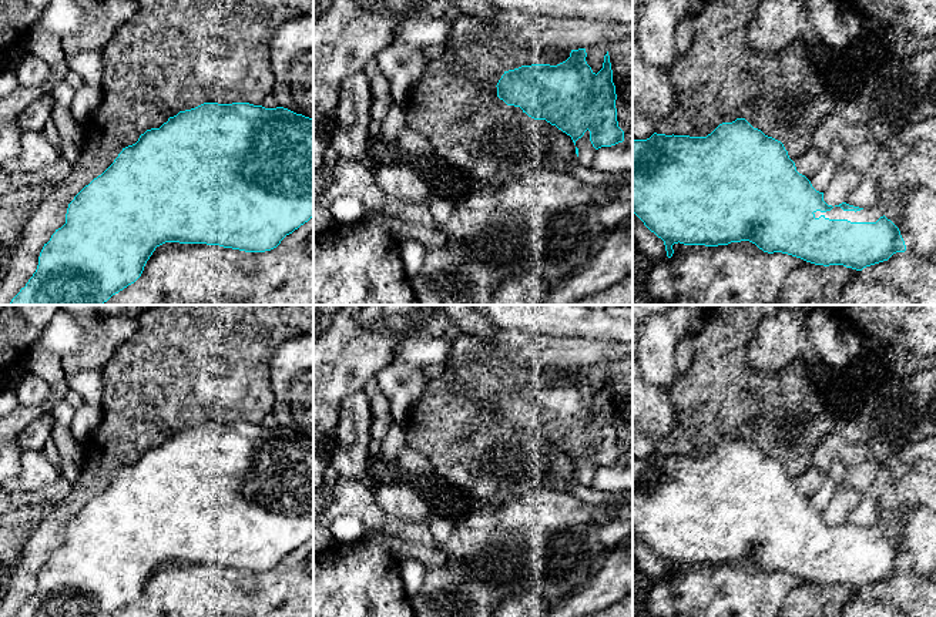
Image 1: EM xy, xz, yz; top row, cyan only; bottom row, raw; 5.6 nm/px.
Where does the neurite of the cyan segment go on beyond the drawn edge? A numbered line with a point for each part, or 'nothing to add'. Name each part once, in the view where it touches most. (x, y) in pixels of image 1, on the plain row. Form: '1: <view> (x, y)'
nothing to add

